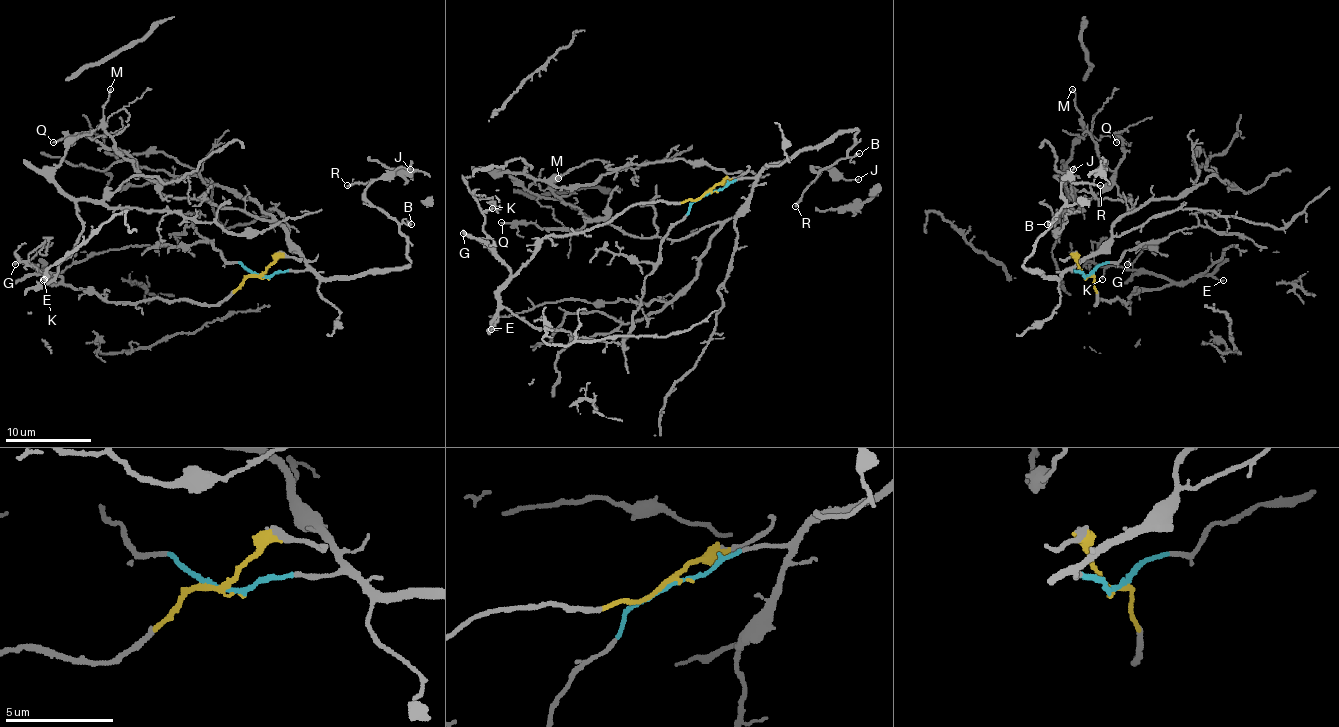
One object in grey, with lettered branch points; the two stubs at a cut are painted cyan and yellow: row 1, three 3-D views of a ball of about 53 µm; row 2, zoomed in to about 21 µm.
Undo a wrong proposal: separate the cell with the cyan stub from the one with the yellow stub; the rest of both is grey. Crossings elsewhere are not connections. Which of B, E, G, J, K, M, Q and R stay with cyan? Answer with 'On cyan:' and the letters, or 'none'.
On cyan: B, J, M, Q, R

